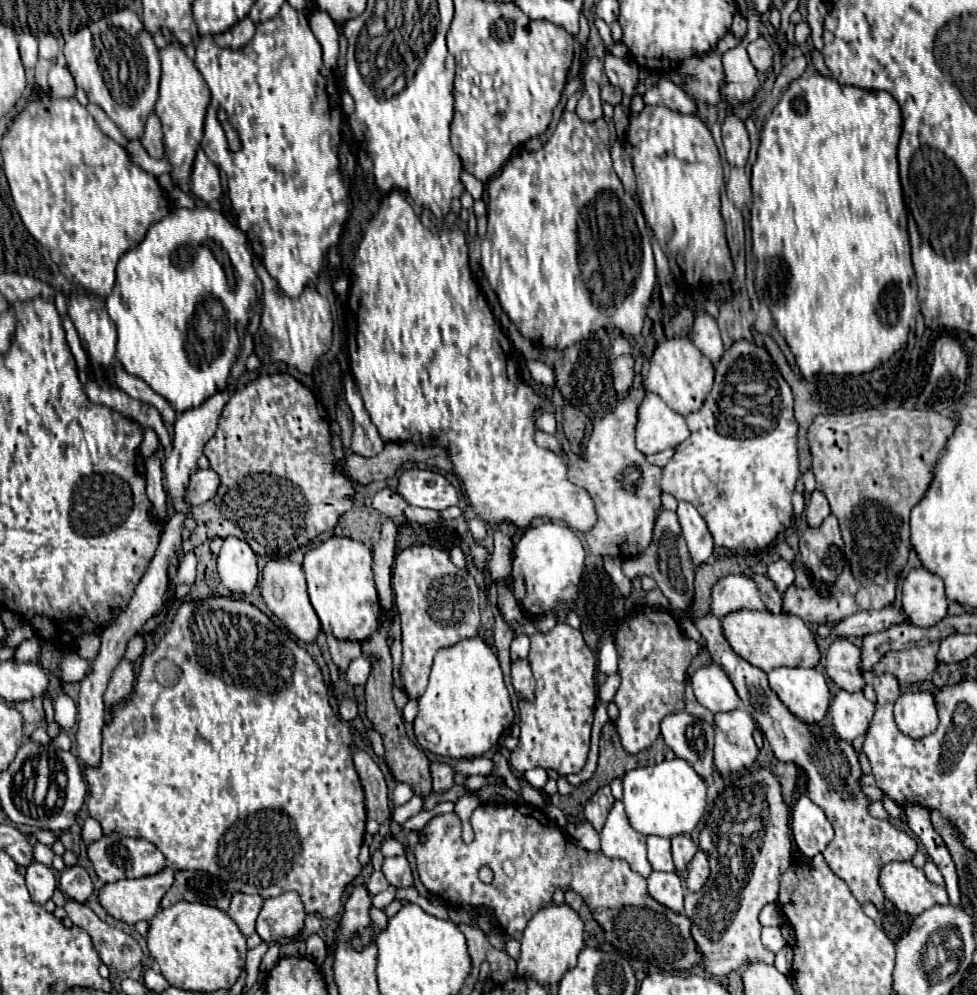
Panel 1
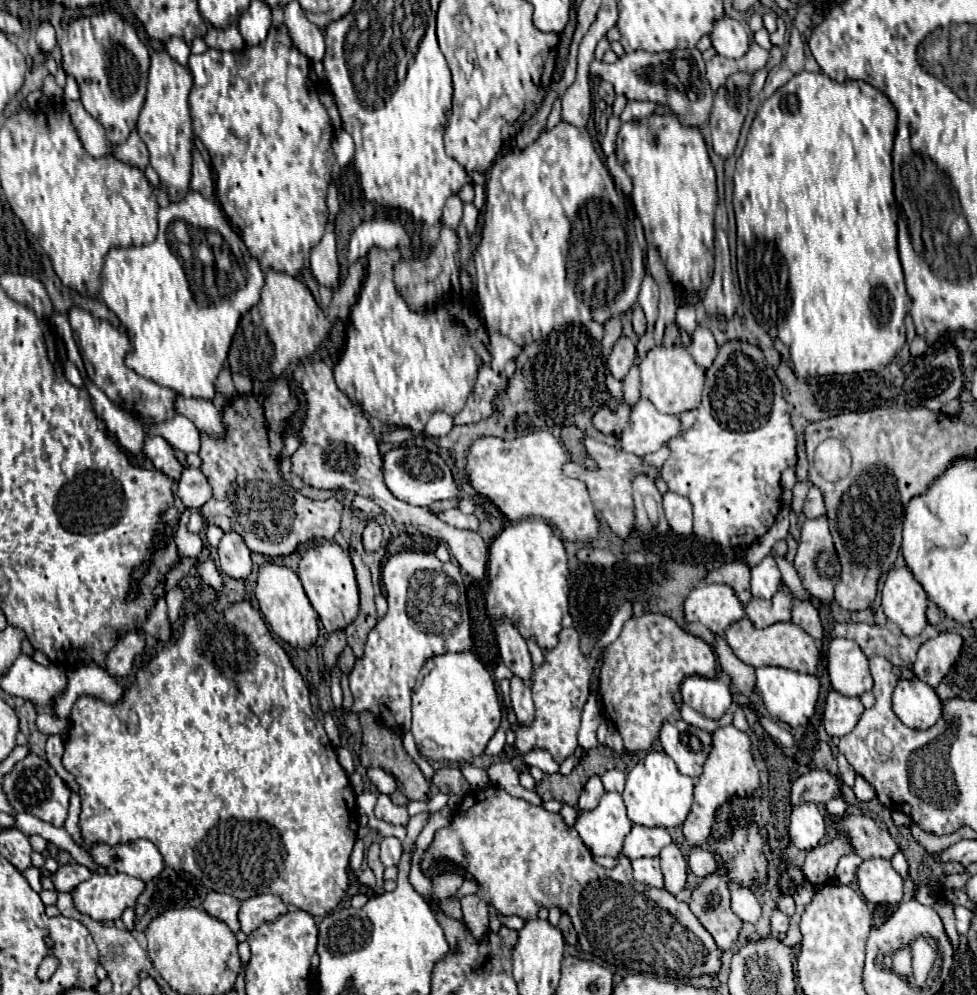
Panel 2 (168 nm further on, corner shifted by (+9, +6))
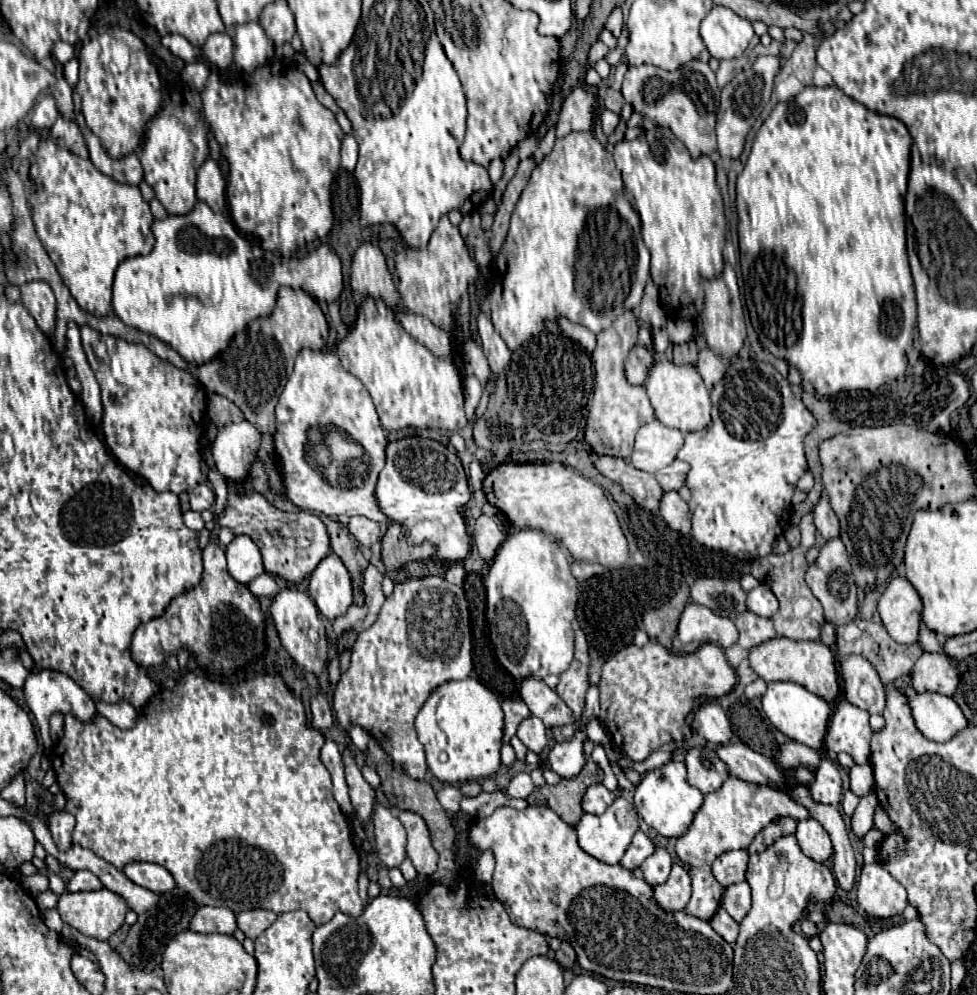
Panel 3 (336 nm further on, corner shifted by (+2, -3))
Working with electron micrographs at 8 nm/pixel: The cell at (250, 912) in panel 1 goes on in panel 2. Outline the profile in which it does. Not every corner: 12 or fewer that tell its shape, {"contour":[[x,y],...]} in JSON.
{"contour":[[208,892],[202,908],[226,922],[232,932],[238,924],[240,900]]}

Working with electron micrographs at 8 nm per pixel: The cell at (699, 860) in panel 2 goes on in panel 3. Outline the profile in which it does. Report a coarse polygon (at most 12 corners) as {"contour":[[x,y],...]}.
{"contour":[[727,851],[713,863],[713,877],[729,887],[745,881],[747,851]]}

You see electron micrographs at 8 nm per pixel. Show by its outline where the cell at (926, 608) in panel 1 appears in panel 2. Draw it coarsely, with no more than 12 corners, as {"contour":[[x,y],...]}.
{"contour":[[908,568],[888,572],[882,610],[904,636],[928,624],[928,596]]}

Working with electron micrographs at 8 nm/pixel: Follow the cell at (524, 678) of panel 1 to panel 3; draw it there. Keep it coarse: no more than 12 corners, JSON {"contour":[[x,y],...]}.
{"contour":[[535,715],[521,721],[517,737],[533,753],[547,743],[547,729]]}

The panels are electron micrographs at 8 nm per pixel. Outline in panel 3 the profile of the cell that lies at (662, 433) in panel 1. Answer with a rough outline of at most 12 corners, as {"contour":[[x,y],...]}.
{"contour":[[653,419],[639,429],[629,461],[641,471],[667,467],[685,435]]}

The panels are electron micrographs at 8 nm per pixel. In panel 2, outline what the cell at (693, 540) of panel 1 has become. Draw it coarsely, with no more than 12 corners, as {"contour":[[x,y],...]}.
{"contour":[[674,492],[662,496],[668,524],[692,534],[692,506]]}

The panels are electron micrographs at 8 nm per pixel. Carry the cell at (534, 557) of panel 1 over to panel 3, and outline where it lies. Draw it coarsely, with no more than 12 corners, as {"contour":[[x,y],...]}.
{"contour":[[537,529],[509,535],[487,581],[499,663],[515,677],[573,659],[577,581]]}

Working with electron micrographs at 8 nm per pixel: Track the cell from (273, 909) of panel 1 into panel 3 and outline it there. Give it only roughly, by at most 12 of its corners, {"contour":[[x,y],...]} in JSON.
{"contour":[[267,909],[237,913],[239,929],[257,939],[277,913]]}

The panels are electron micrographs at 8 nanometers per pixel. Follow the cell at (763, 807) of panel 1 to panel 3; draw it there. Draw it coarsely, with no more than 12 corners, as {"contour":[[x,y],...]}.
{"contour":[[723,907],[709,923],[729,945],[735,945],[739,923]]}

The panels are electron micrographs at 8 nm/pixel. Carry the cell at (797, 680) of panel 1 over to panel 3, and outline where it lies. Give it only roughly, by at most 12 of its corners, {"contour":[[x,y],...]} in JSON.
{"contour":[[775,681],[763,711],[783,735],[821,749],[831,705]]}

